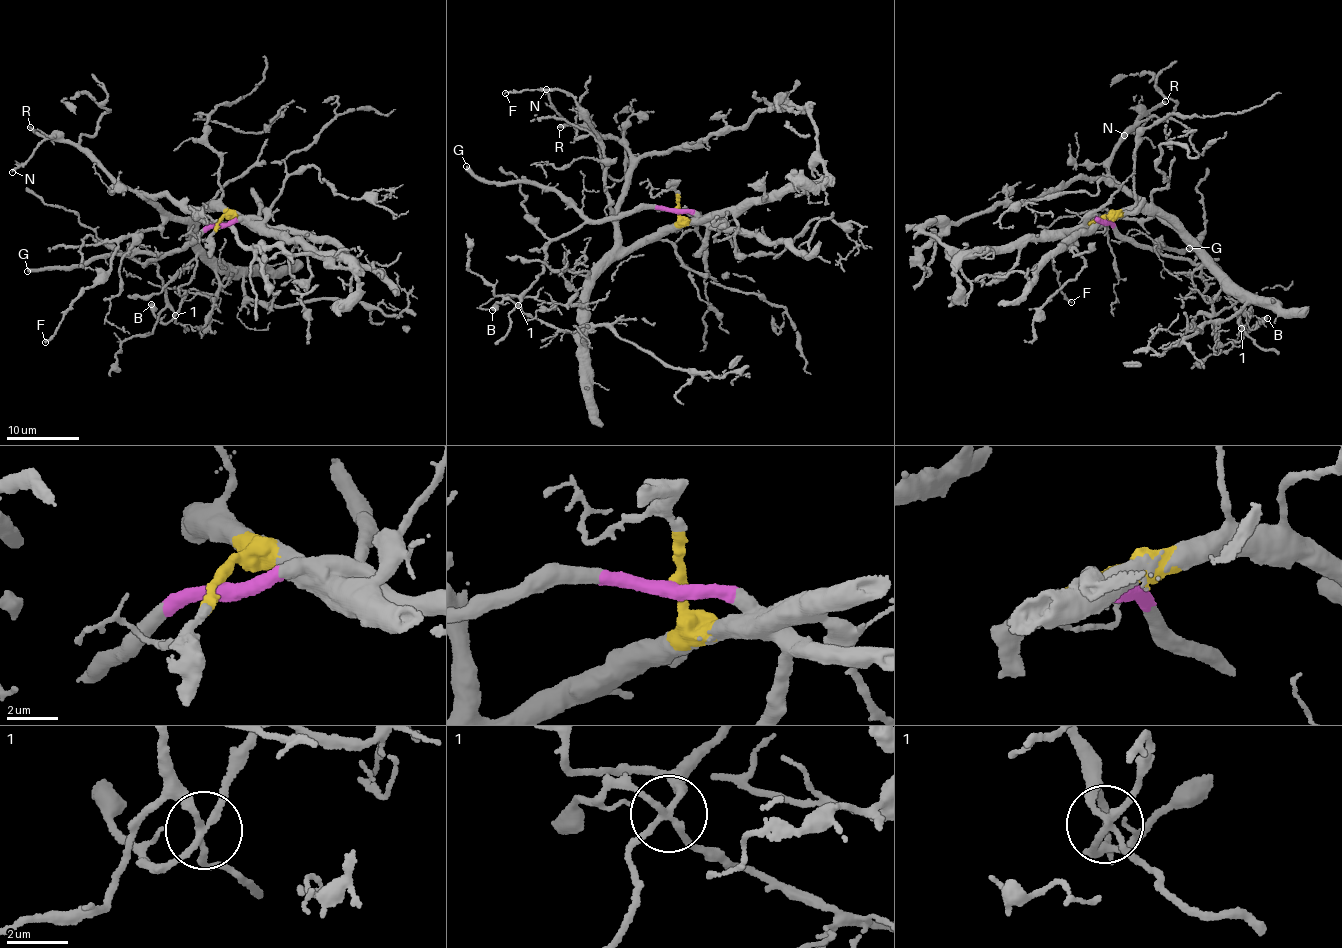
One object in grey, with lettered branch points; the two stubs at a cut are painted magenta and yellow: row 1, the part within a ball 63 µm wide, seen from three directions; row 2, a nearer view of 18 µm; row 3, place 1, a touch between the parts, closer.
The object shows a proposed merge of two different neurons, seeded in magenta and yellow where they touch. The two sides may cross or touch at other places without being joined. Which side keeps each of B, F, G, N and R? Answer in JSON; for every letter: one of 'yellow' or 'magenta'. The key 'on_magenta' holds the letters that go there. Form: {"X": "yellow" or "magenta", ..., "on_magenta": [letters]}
{"B": "yellow", "F": "yellow", "G": "magenta", "N": "yellow", "R": "yellow", "on_magenta": ["G"]}

